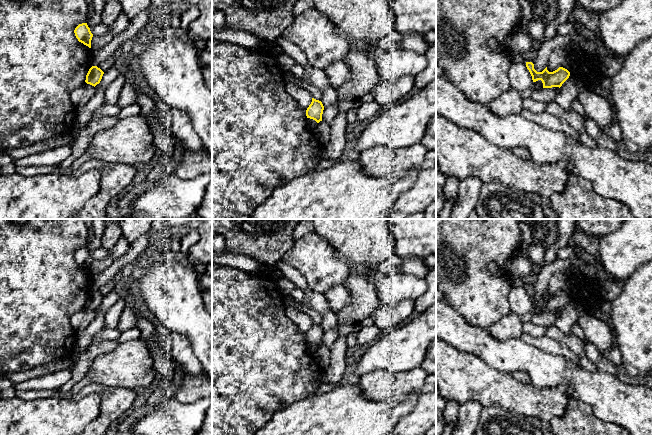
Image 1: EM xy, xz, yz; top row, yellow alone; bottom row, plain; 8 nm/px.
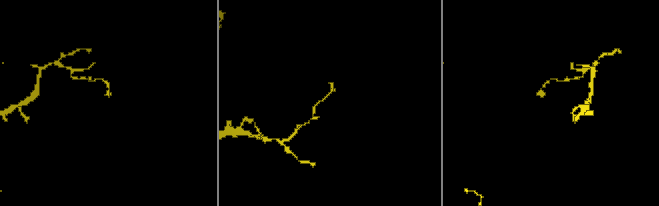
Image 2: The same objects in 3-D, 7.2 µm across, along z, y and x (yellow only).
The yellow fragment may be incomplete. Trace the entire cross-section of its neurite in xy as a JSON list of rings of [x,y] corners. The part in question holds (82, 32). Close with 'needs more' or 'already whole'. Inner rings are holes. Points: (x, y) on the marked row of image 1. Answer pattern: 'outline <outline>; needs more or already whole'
outline [[[87,23],[79,24],[74,30],[75,36],[79,42],[91,48],[91,40],[93,34],[90,31]]]; already whole

